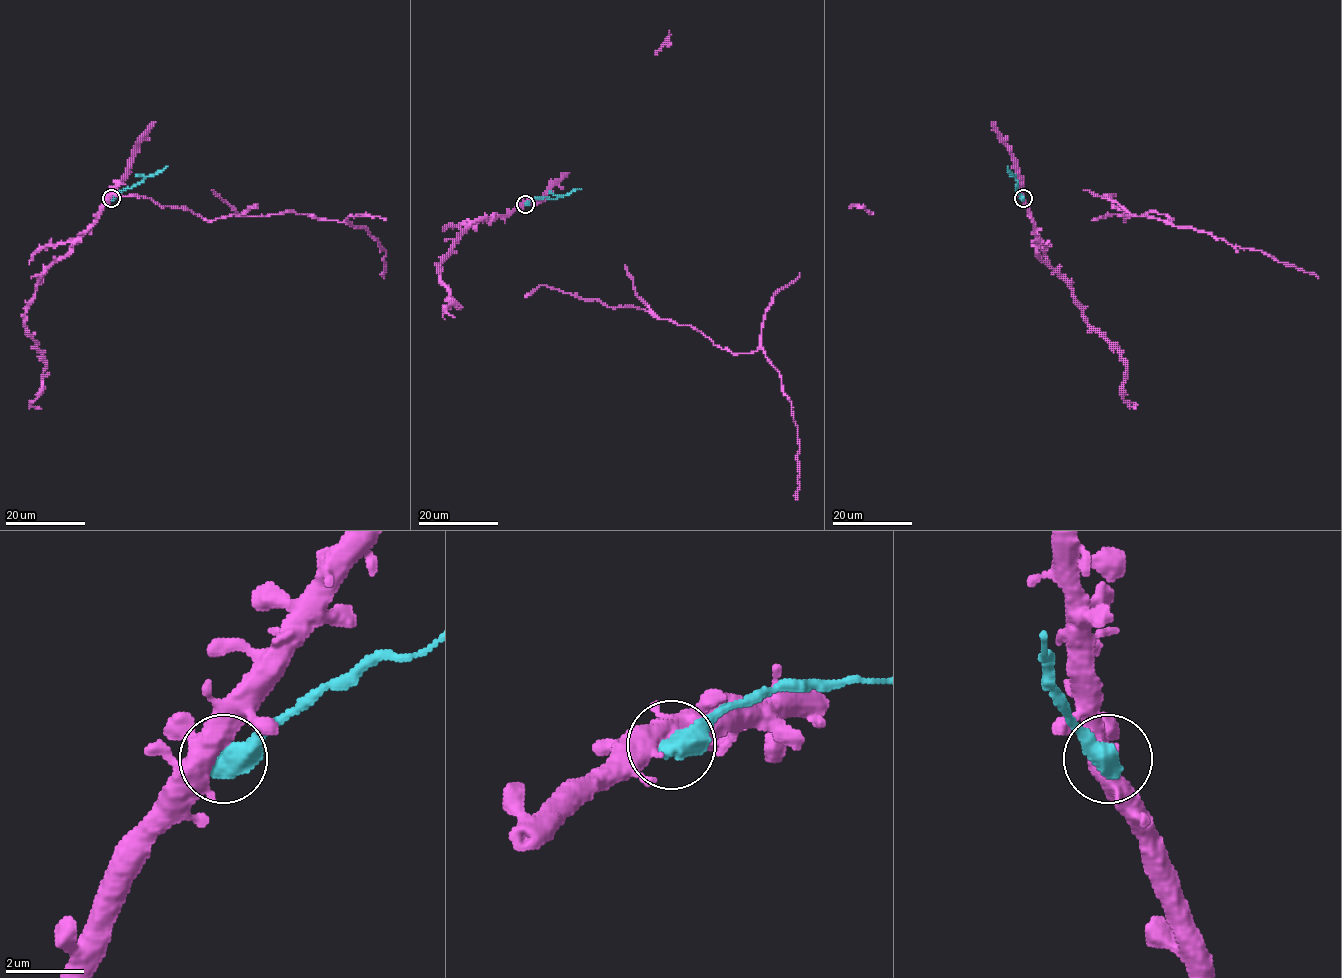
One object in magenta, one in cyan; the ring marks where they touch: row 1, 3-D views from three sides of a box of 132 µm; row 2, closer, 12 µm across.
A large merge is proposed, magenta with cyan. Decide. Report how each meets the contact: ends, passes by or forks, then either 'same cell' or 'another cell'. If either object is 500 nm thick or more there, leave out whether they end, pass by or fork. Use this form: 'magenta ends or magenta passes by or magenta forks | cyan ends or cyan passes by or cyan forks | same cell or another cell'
another cell

